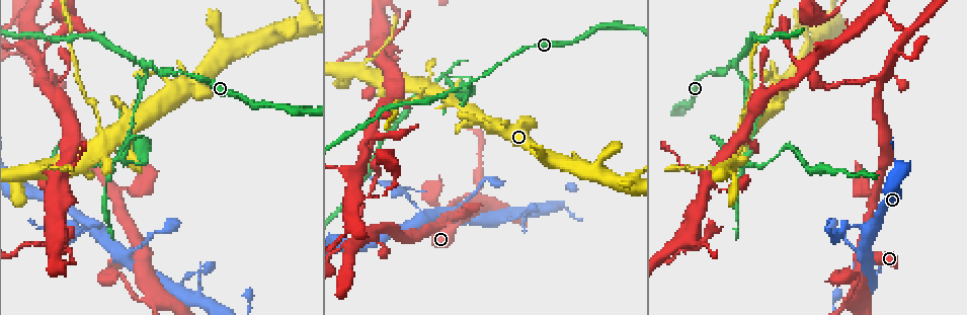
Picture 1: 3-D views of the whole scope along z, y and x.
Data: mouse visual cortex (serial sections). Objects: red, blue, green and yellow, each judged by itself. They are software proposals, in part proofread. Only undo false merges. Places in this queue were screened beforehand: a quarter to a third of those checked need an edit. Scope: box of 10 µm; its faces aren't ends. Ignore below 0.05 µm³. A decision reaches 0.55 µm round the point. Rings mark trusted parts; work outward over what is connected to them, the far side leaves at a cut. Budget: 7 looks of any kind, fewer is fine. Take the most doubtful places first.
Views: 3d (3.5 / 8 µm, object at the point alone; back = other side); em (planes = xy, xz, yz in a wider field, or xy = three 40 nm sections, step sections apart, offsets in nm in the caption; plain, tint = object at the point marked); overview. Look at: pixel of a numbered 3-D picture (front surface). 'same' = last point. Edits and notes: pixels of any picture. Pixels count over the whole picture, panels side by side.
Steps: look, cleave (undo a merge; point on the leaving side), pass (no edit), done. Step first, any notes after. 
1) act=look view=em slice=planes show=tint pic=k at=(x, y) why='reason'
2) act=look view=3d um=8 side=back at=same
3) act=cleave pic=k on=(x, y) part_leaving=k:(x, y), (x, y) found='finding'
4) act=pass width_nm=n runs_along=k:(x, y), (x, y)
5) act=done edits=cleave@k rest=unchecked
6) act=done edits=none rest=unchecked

act=look view=3d um=3.5 pic=1 at=(733, 63) why='sharp bend'

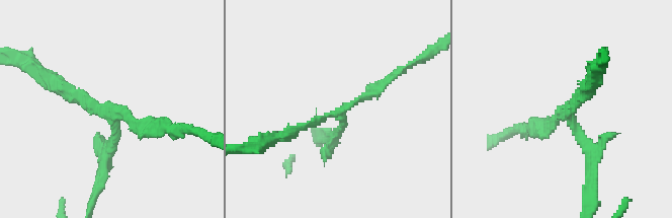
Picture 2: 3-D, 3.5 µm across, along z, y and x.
act=look view=em slice=xy step=5 show=plain pic=2 at=(567, 116) arms=3 arm_widths_nm=150,150,200 why='now the EM'

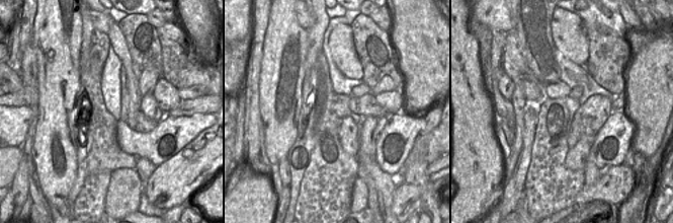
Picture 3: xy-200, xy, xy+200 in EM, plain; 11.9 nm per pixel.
act=look view=em slice=xy step=5 show=tint at=same

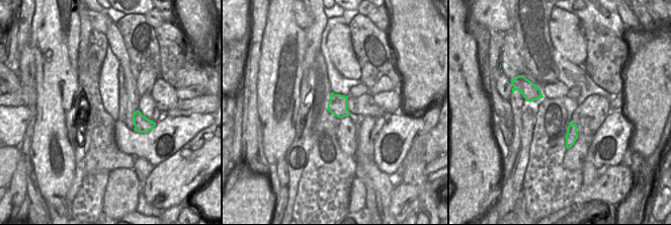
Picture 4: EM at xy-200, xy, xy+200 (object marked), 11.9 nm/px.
act=cleave pic=2 on=(110, 152) part_leaving=2:(115, 121), (102, 184), (90, 205) found='a second cell is stuck on'

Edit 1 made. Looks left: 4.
act=look view=overview why='redraw'

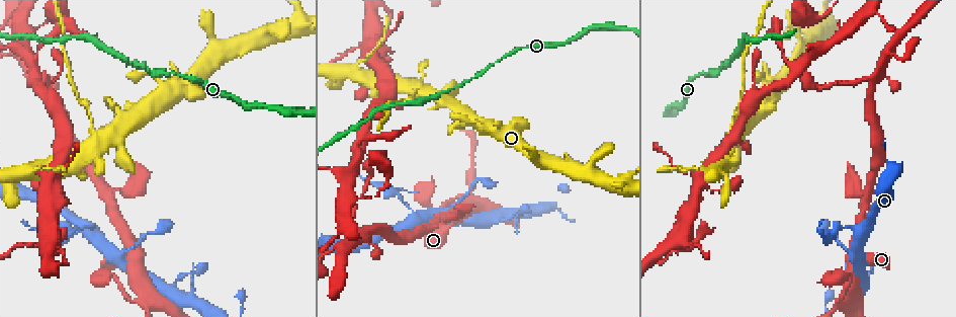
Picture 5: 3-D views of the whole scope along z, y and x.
act=look view=3d um=3.5 pic=5 at=(89, 233) why='branch point'

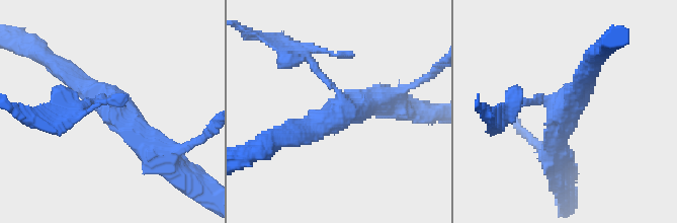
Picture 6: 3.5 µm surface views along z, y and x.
act=look view=em slice=xy step=5 show=tint pic=6 at=(565, 106) arms=3 arm_widths_nm=150,300,350

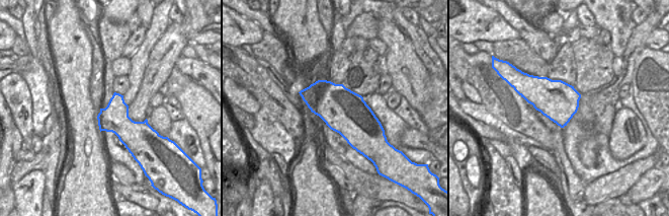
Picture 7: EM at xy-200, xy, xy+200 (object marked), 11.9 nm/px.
act=pass runs_along=6:(63, 70), (100, 94), (163, 157) found='continuous, no second cell'

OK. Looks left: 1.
act=done edits=cleave@2 rest=unchecked

